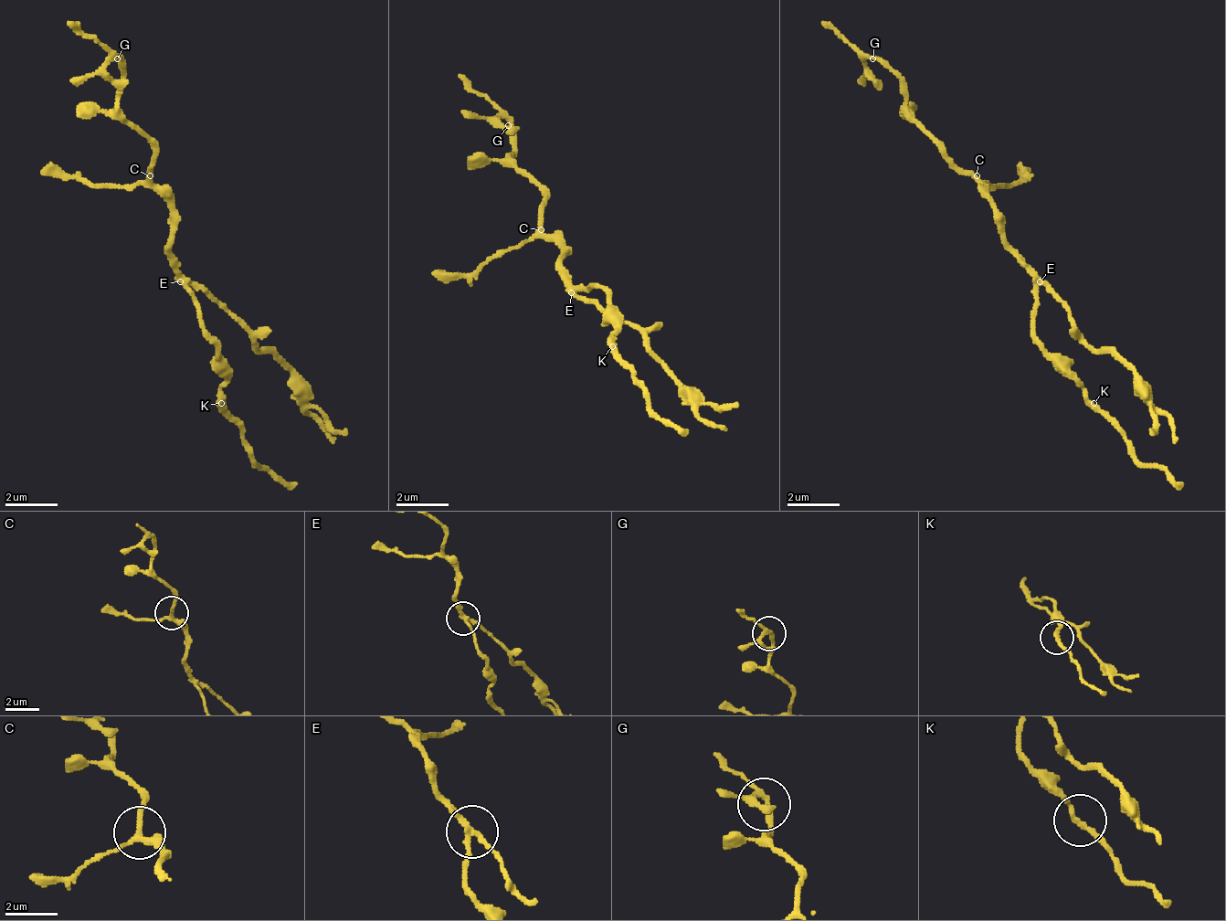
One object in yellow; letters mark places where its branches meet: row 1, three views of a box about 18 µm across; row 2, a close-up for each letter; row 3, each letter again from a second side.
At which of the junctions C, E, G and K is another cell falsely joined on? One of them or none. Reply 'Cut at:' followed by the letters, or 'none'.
Cut at: E

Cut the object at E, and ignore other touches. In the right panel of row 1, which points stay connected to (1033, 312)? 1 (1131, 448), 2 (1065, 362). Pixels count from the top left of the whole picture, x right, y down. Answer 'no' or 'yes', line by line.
1: yes
2: yes

